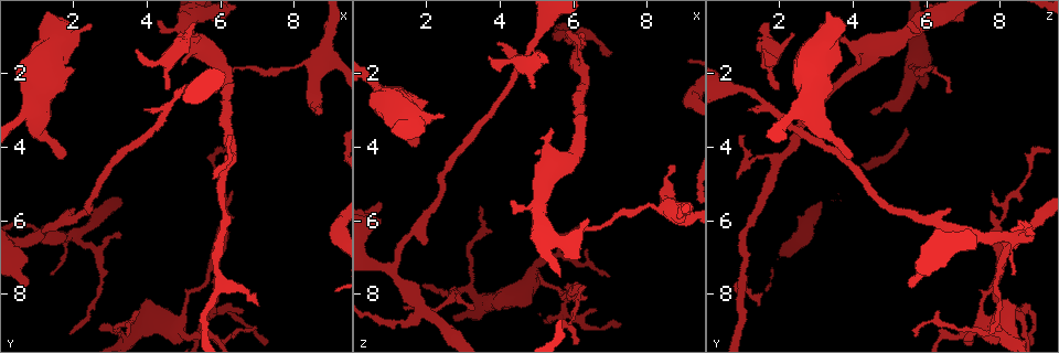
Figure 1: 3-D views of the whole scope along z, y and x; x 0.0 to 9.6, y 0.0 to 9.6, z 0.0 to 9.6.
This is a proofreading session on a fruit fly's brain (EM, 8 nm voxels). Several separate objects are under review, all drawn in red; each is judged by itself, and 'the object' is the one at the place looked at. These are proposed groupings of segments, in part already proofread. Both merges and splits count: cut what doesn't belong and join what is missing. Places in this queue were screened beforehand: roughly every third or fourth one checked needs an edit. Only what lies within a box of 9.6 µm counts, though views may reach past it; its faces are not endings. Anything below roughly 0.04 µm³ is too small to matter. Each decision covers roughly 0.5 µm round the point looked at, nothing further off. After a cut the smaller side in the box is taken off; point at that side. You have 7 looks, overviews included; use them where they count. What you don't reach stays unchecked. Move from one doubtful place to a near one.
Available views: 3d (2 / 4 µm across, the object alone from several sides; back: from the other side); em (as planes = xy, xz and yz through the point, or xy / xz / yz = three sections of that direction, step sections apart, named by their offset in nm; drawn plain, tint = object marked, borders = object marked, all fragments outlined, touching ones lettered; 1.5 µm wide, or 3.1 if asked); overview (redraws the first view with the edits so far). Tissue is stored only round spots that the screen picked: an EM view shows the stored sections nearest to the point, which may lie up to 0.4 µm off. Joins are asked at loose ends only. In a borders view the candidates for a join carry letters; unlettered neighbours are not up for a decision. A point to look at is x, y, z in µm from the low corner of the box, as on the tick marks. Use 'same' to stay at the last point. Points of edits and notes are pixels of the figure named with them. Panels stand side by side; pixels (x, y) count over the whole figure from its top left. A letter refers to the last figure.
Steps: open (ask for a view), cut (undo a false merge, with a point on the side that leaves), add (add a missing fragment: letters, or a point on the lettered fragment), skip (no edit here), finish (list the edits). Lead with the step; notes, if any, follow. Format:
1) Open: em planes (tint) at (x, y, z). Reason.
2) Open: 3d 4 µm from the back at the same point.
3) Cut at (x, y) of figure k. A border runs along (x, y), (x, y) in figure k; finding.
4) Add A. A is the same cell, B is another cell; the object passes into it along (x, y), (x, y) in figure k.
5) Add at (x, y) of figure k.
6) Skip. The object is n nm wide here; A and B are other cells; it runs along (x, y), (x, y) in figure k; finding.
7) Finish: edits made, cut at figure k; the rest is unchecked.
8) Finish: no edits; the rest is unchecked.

Open: em planes (borders) at (1.95, 6.45, 8.45).

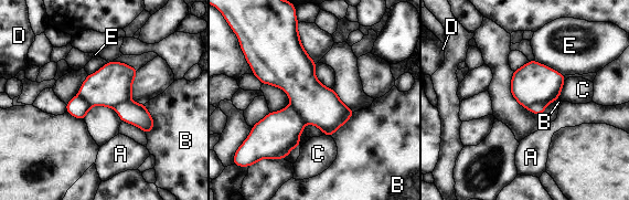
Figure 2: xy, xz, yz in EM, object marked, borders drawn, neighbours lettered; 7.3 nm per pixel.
Cut at (277, 134) of figure 2. A, B, C, D and E are other cells; a border runs along (290, 103), (307, 123) in figure 2; a second cell is stuck on.

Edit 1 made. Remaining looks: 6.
Open: overview. Redraw.

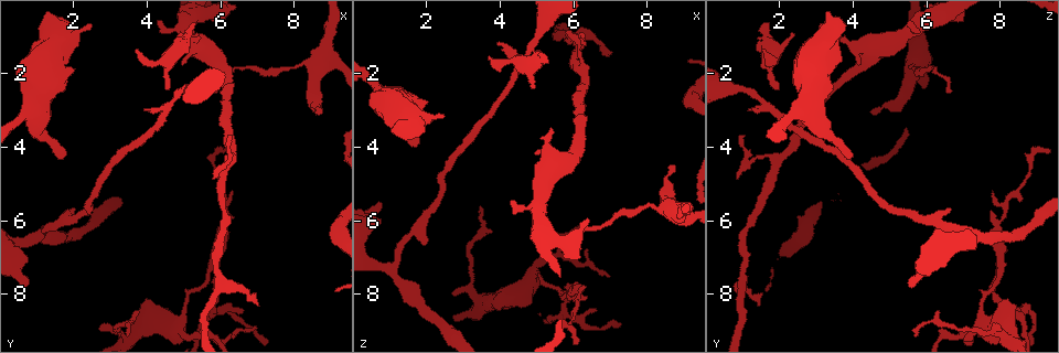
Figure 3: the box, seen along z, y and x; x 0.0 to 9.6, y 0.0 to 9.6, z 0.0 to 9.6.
Open: em yz step 8 (borders) at (1.70, 4.25, 4.05). Free end.

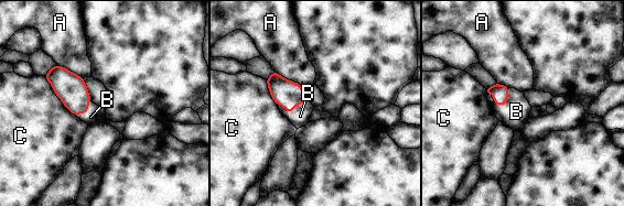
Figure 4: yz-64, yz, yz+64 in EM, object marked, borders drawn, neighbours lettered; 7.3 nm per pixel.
Open: em xz step 8 (borders) at the same point.

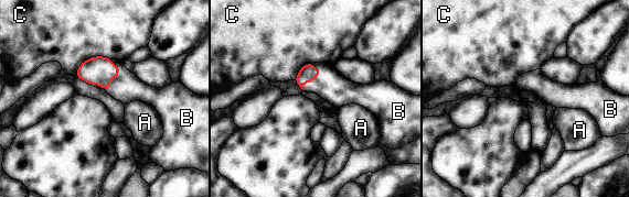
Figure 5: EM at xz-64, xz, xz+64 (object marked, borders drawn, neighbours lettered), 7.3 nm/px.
Add B. The longest contact is with C, 300 nm; B is the same cell, A and C are other cells; the cell continues.

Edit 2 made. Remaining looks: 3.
Open: em xy step 8 (borders) at (5.55, 9.10, 6.95). Arms part here.

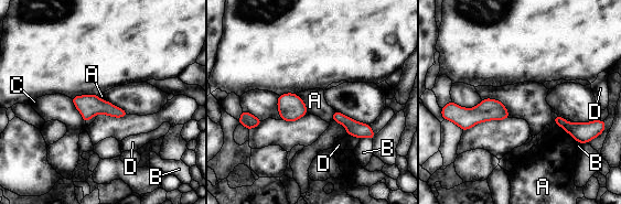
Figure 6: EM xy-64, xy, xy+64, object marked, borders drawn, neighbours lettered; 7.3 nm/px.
Skip. A, B, C and D are other cells; a border runs along (482, 99), (500, 100), (509, 117) in figure 6; all the same cell.

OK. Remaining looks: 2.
Finish: edits made, cut at figure 2, add at figure 5; the rest is unchecked.

